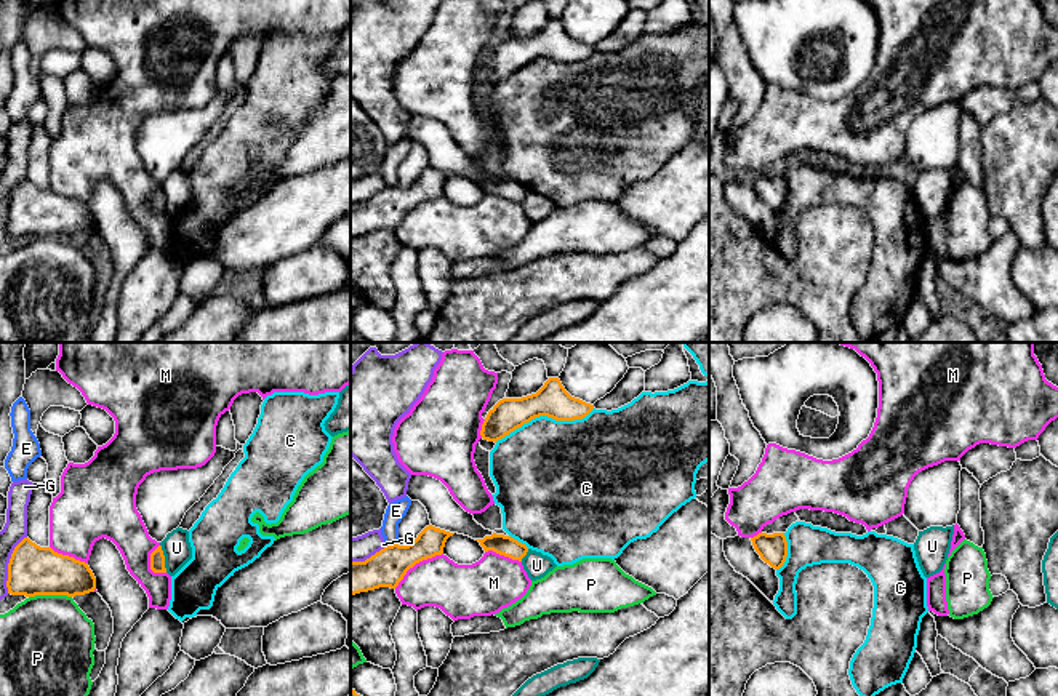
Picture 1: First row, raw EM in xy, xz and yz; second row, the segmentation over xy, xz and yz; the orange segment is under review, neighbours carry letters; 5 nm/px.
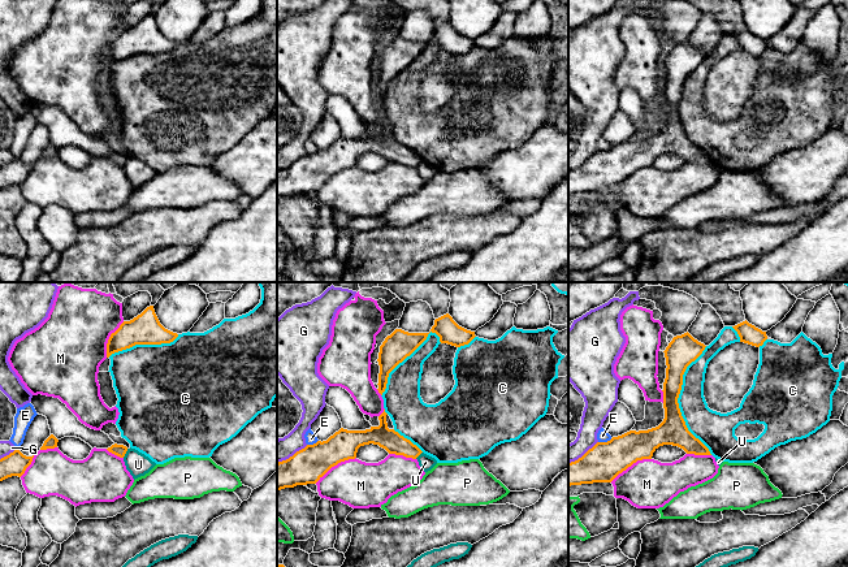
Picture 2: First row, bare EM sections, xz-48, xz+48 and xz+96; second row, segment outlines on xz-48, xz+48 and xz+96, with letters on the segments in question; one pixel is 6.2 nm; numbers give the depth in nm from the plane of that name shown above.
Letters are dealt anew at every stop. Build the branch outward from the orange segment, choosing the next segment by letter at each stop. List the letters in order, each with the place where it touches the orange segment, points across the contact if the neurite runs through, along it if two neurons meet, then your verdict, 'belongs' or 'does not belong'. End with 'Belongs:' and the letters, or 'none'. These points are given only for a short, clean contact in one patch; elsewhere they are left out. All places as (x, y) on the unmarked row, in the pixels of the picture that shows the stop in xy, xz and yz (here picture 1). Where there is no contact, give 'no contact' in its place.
C: xz (545, 56) | does not belong
E: xz (392, 186) | does not belong
G: xy (8, 207) | does not belong
M: xz (416, 204) | does not belong
P: xy (50, 236) | does not belong
U: xy (164, 200) | along xy (160, 186), (167, 213) | does not belong
Belongs: none

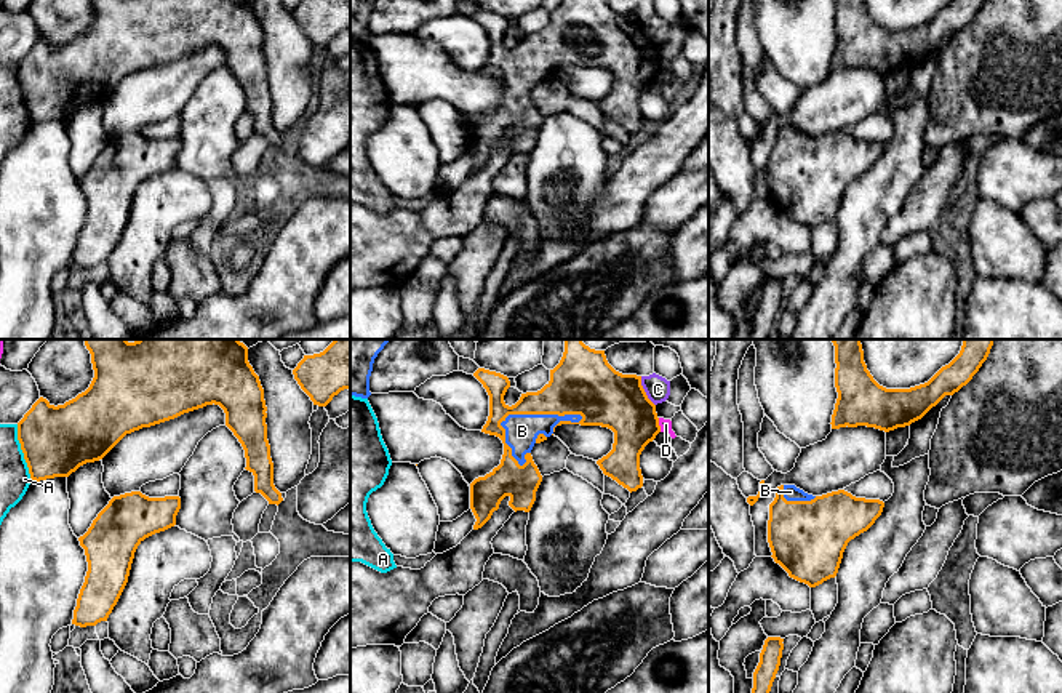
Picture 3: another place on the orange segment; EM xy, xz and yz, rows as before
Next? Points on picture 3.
A: xy (23, 93) | does not belong
B: xz (541, 55) | belongs
C: xz (643, 32) | does not belong
D: xz (658, 66) | along xz (658, 60), (661, 72) | does not belong
Belongs: B

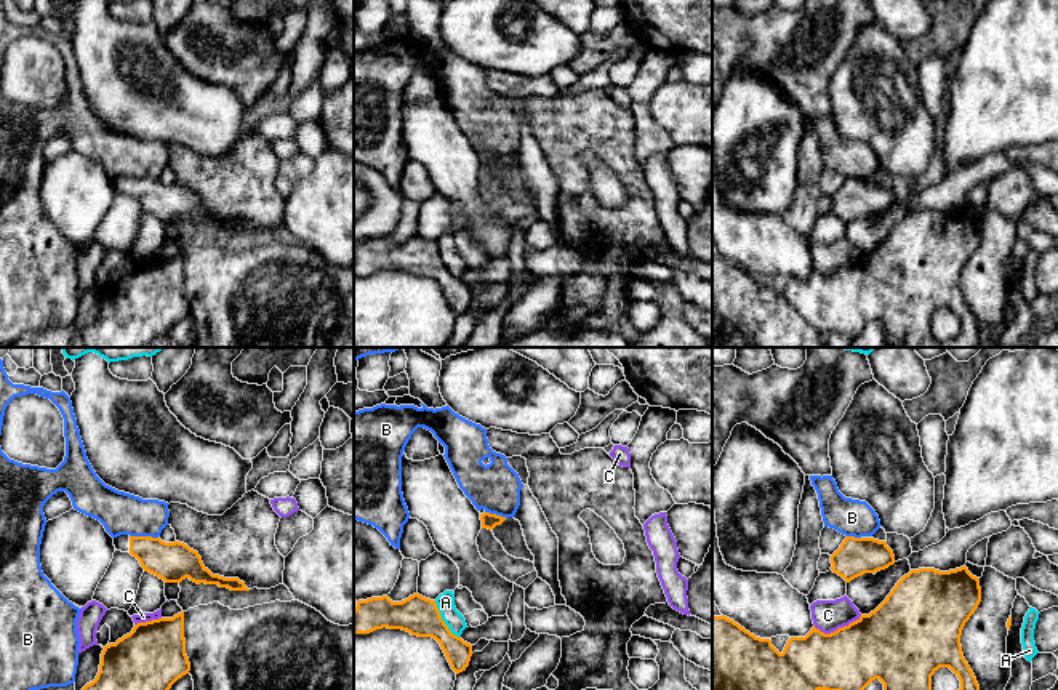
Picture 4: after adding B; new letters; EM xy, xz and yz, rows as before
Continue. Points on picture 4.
A: xz (442, 261) | does not belong
B: xy (144, 178) | does not belong
C: yz (839, 269) | does not belong
Belongs: none

